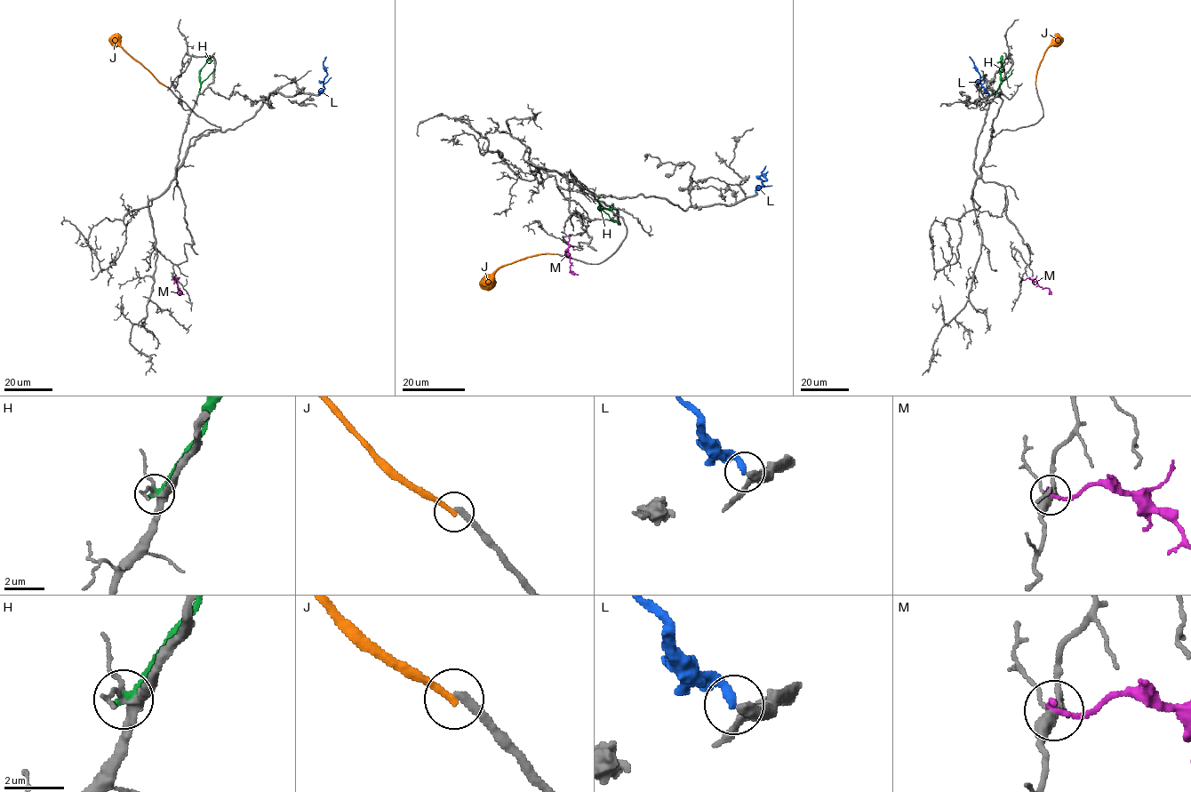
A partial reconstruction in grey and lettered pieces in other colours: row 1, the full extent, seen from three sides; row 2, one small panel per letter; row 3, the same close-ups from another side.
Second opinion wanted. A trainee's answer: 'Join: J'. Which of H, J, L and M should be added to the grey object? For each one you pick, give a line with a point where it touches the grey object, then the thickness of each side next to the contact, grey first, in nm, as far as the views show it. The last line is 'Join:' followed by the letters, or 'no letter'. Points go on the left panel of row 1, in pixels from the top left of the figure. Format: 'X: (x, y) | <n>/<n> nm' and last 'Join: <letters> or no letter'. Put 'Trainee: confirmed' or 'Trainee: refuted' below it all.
Join: no letter
Trainee: refuted

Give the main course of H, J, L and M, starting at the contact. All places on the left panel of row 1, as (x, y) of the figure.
H: (199, 94), (199, 70), (209, 60), (210, 62)
J: (167, 87), (120, 46), (115, 45), (110, 38)
L: (319, 94), (327, 75), (323, 65), (326, 56)
M: (177, 279), (179, 290), (184, 294)

